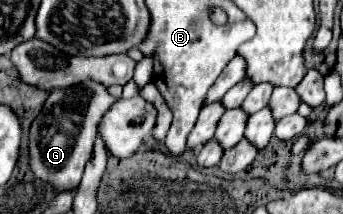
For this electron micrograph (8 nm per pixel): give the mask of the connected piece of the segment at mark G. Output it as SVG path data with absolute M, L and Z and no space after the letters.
M85 80L83 84L49 92L43 110L33 120L29 130L29 168L33 176L45 184L51 184L57 192L75 190L87 160L93 154L97 124L113 102L115 96L107 92L107 86L95 80Z

